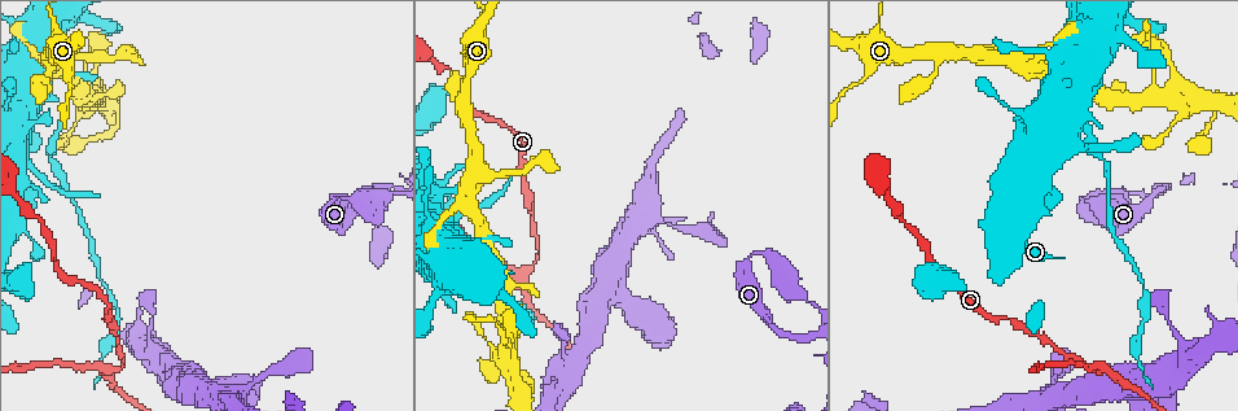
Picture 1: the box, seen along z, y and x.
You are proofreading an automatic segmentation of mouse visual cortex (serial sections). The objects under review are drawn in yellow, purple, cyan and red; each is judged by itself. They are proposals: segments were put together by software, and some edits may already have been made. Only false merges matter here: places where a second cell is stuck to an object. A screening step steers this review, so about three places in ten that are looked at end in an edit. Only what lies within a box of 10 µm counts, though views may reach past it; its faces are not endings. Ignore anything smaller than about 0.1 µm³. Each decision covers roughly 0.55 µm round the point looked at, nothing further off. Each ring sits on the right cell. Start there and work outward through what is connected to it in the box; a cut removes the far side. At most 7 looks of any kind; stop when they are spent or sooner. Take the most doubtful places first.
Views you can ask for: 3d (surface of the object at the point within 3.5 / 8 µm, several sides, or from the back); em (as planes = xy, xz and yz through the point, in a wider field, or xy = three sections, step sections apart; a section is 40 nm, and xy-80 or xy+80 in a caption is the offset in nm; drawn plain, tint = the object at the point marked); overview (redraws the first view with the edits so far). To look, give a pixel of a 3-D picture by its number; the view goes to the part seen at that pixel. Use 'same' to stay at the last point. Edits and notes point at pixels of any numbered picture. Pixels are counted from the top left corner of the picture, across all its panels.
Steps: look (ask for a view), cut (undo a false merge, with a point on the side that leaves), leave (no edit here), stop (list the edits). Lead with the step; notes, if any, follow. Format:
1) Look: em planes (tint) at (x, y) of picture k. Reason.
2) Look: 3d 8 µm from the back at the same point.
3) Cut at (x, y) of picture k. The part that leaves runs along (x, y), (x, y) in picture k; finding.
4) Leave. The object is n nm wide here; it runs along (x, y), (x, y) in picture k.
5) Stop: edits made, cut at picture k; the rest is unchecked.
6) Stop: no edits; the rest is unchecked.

Look: 3d 3.5 µm from the back at (57, 120) of picture 1. Thin neck.

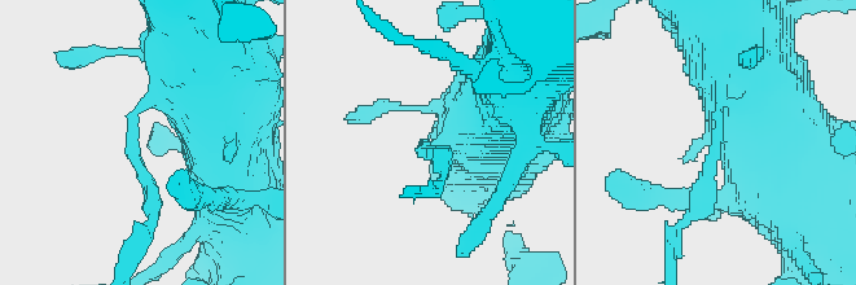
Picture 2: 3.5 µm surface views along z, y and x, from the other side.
Look: em xy step 5 (tint) at (714, 141) of picture 2.

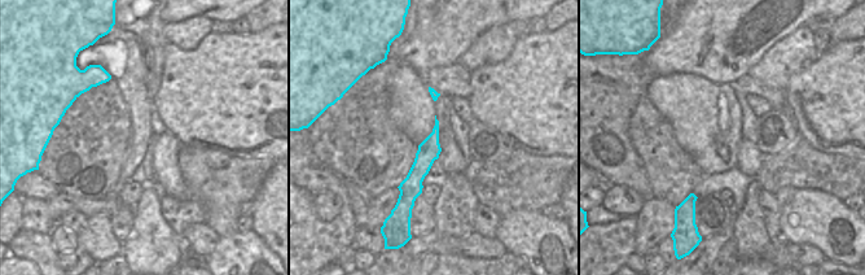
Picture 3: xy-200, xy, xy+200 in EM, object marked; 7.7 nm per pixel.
Cut at (712, 161) of picture 2. The arms are 200, 200 nm wide; the part that leaves runs along (134, 119), (149, 231) in picture 2; a second cell is stuck on.

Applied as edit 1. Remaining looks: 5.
Look: 3d 3.5 µm at (347, 200) of picture 1. Narrows sharply.

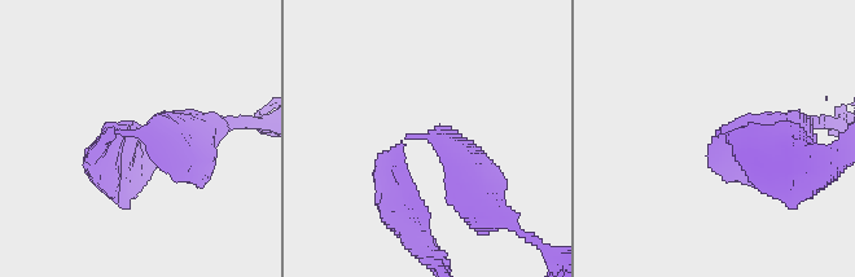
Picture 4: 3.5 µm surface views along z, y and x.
Look: em xy step 2 (tint) at (718, 130) of picture 4.

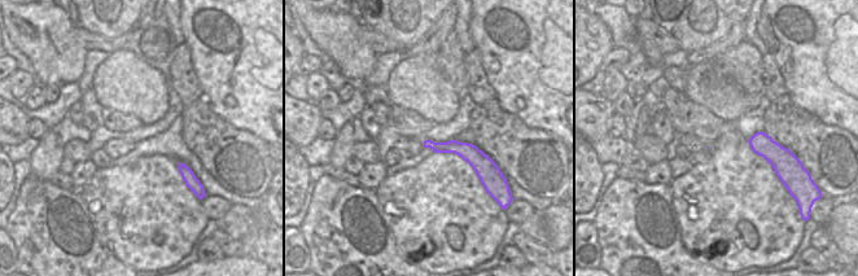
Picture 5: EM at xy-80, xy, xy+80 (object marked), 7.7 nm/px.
Leave. The object is 100 nm wide here; it runs along (427, 144), (464, 149), (486, 176) in picture 5; all the same cell.

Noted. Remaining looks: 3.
Look: 3d 8 µm from the back at (1104, 369) of picture 1. Three arms meet.

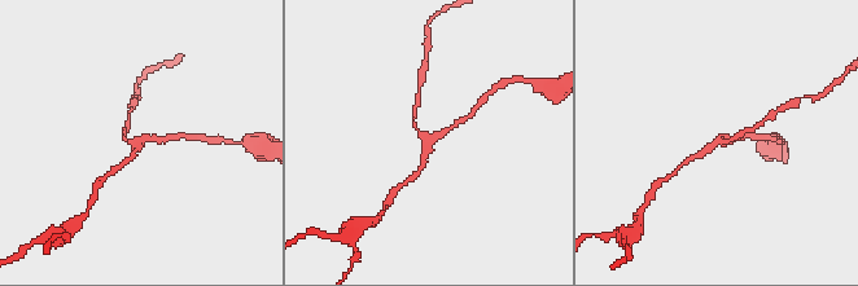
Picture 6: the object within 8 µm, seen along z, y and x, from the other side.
Look: 3d 3.5 µm at the same point. Closer look.

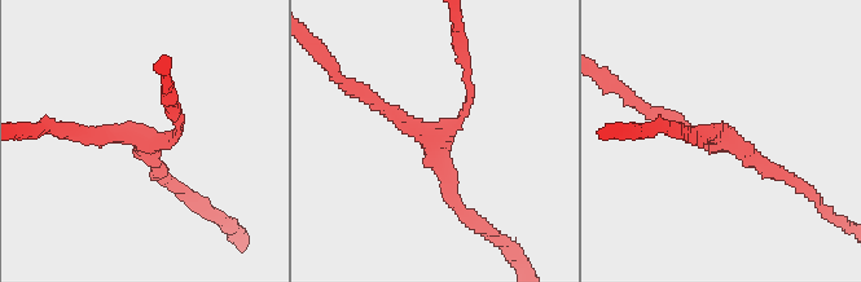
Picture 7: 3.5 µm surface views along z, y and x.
Look: em planes (tint) at (724, 137) of picture 7. 3 arms meet here; the arms are 150, 200, 200 nm wide.

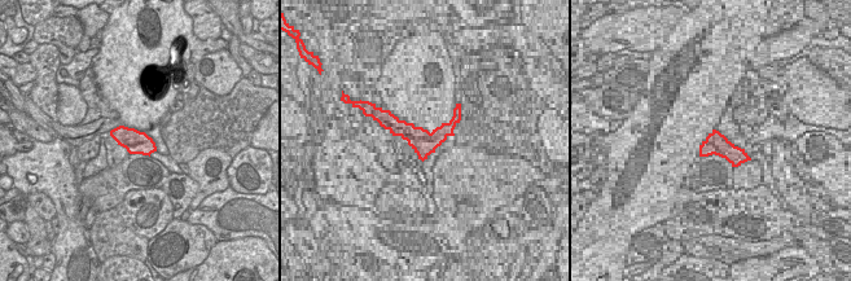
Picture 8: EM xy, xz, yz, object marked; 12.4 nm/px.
Leave. It runs along (176, 111), (180, 127), (161, 142), (73, 131) in picture 7; continuous, no second cell.

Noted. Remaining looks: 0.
Stop: edits made, cut at picture 2; the rest is unchecked.

